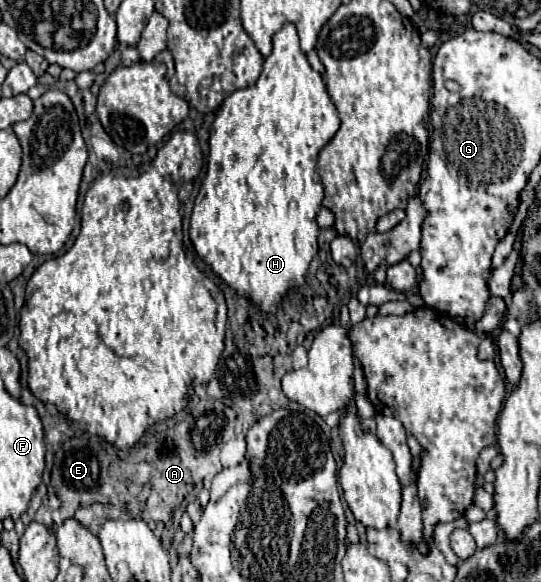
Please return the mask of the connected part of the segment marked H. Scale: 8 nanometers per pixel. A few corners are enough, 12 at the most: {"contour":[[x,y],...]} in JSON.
{"contour":[[292,24],[210,132],[190,240],[266,314],[318,254],[340,128]]}

